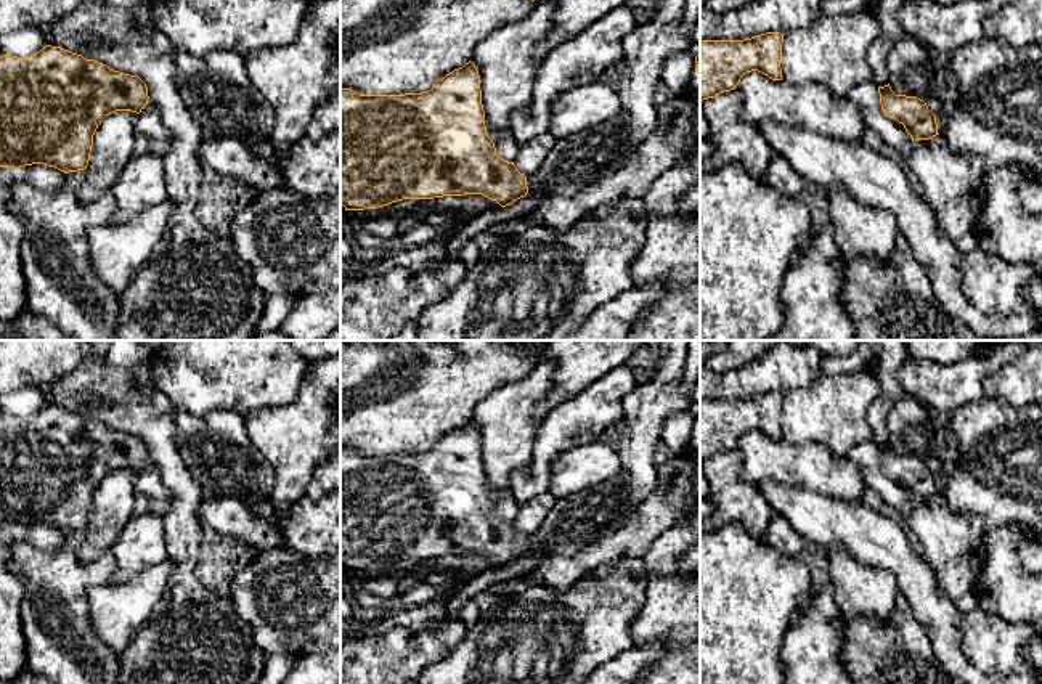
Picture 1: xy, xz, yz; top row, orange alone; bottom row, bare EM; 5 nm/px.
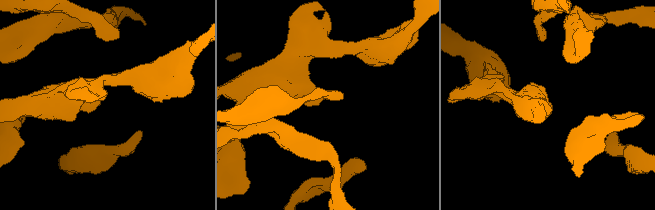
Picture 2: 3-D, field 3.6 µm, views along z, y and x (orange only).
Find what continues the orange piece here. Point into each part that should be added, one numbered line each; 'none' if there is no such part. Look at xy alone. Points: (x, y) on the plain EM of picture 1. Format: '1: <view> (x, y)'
1: xy (148, 484)

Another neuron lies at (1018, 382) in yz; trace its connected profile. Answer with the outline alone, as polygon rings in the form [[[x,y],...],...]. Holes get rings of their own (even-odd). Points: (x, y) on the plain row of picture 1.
[[[1028,342],[1018,358],[986,379],[986,397],[1016,408],[1042,403],[1042,344]]]

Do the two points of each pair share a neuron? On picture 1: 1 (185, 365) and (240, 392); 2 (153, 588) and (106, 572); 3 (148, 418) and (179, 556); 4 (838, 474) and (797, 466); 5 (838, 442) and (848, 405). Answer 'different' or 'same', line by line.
1: same
2: different
3: same
4: same
5: same

